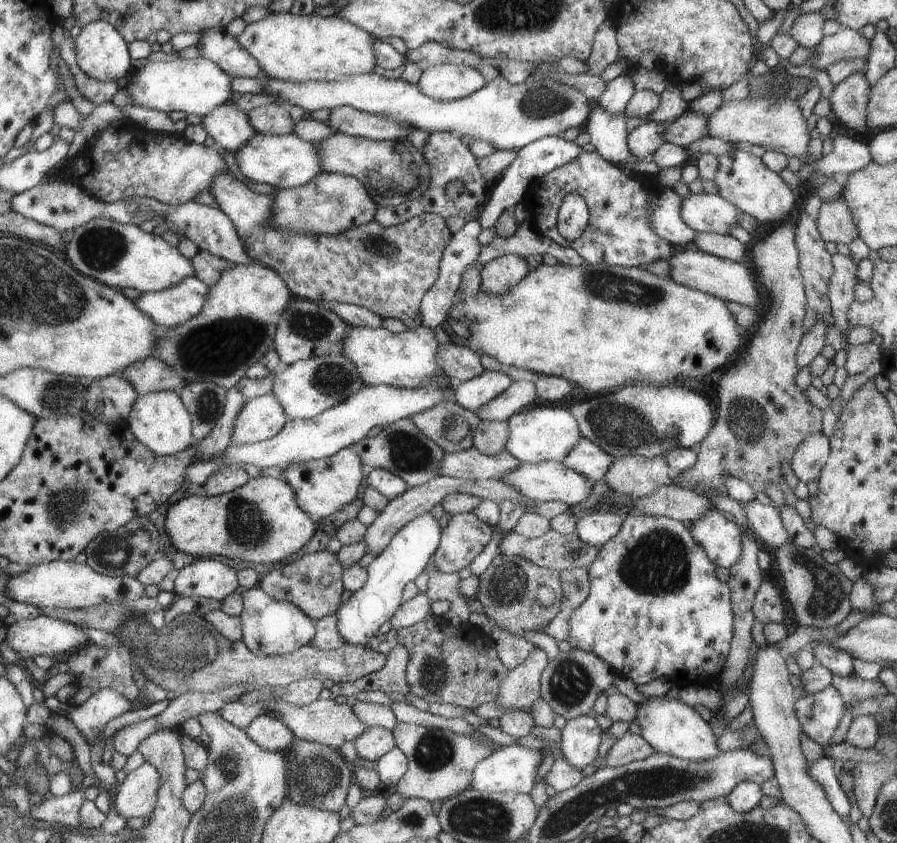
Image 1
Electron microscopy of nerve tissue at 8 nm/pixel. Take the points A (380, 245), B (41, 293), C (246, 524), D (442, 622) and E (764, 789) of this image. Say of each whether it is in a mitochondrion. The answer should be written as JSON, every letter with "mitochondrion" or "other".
{"A":"mitochondrion","B":"mitochondrion","C":"mitochondrion","D":"other","E":"other"}

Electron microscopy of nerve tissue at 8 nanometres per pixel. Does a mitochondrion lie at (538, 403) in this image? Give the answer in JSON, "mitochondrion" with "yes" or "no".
{"mitochondrion":"no"}

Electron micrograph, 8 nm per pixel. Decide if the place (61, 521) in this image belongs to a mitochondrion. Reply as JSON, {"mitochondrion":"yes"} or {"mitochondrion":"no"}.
{"mitochondrion":"yes"}

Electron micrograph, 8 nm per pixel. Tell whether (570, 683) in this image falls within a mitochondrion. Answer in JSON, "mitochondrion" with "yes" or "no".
{"mitochondrion":"yes"}

